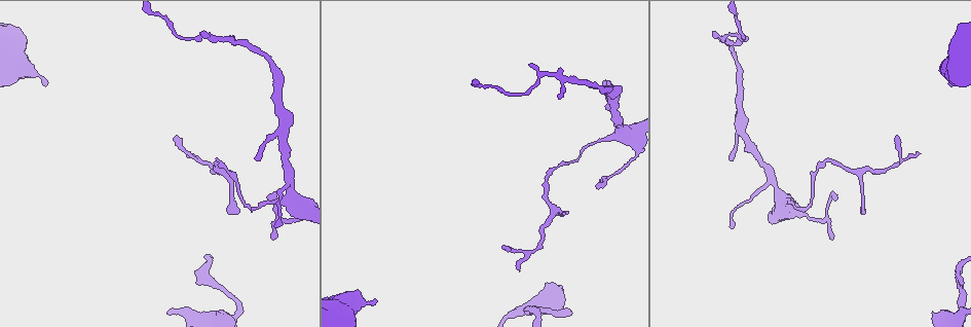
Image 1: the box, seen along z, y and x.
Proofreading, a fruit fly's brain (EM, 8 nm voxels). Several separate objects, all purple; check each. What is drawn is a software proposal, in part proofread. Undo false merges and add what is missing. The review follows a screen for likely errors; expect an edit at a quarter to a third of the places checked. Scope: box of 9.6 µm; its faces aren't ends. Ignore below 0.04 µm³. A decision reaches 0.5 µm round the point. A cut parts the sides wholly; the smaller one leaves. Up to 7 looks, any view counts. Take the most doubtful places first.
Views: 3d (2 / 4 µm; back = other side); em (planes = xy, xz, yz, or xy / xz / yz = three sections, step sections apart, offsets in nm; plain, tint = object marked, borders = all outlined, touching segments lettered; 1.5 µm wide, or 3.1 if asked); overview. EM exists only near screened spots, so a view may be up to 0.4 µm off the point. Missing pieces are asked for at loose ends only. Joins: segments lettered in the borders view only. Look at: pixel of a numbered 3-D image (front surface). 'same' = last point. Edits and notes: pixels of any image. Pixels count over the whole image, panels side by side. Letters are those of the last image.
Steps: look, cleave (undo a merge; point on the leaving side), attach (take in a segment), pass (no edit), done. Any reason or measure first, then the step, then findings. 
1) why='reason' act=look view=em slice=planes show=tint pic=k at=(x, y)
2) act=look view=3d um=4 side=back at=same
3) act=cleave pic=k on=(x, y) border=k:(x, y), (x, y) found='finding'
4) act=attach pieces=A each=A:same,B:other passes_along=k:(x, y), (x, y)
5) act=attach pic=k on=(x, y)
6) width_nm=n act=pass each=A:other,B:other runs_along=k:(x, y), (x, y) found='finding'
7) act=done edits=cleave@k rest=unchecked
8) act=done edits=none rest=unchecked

why='branch stops here' act=look view=3d um=2 pic=1 at=(376, 302)

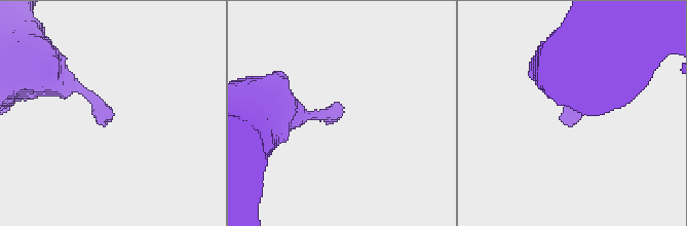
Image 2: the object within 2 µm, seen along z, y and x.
why='now the EM' act=look view=em slice=planes show=tint pic=2 at=(339, 117)

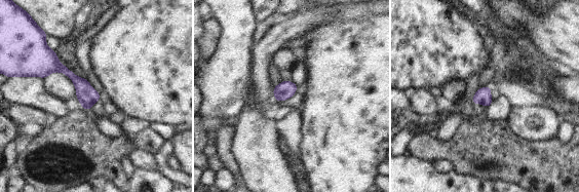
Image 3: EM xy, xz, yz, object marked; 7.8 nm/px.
act=look view=em slice=planes show=borders at=same

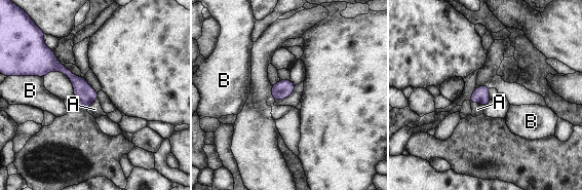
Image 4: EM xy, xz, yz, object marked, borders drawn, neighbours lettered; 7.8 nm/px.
act=attach pic=4 on=(94, 109) each=A:same,B:other passes_along=4:(85, 94), (90, 103), (94, 109) found='the neuron continues'

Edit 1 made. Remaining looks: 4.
act=look view=overview

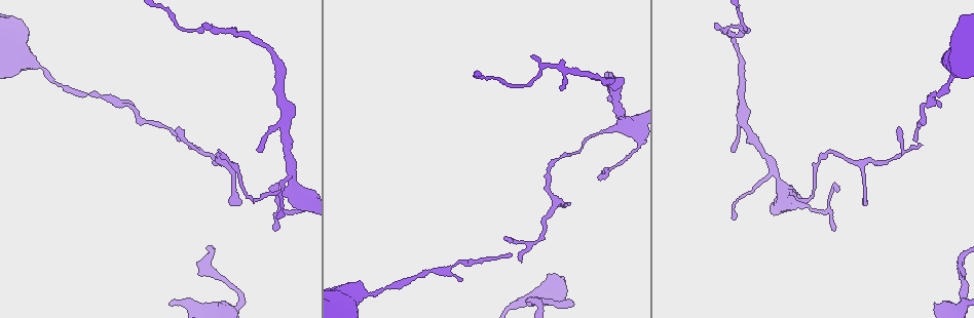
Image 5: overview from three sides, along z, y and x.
why='tapers out' act=look view=em um=3.1 slice=xz step=16 show=borders pic=5 at=(259, 151)

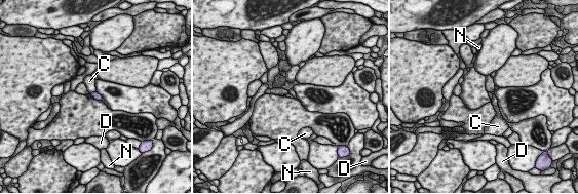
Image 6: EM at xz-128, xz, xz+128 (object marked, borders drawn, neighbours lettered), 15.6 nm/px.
act=look view=em um=3.1 slice=planes show=borders at=same

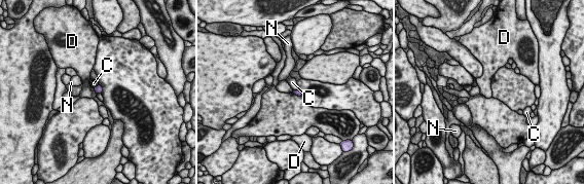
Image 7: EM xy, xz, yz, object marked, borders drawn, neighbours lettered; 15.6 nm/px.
longest_contact=D:120nm act=pass each=C:other,D:other,N:other border=7:(99, 84), (94, 88) found='no lettered segment goes on from it'

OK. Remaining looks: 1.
act=done edits=attach@4 rest=unchecked

